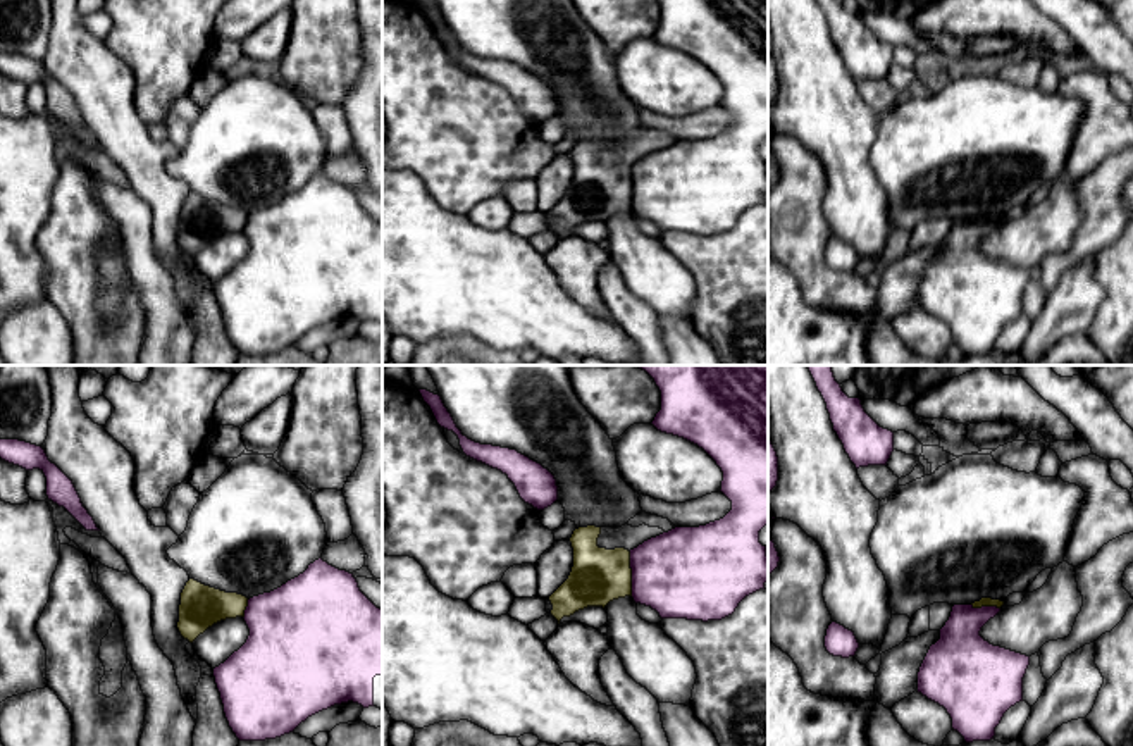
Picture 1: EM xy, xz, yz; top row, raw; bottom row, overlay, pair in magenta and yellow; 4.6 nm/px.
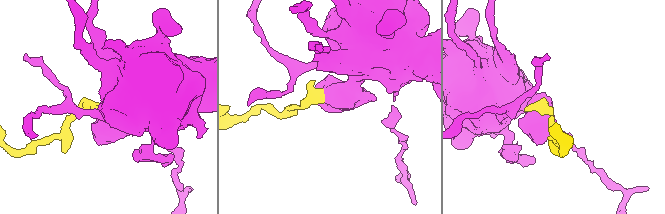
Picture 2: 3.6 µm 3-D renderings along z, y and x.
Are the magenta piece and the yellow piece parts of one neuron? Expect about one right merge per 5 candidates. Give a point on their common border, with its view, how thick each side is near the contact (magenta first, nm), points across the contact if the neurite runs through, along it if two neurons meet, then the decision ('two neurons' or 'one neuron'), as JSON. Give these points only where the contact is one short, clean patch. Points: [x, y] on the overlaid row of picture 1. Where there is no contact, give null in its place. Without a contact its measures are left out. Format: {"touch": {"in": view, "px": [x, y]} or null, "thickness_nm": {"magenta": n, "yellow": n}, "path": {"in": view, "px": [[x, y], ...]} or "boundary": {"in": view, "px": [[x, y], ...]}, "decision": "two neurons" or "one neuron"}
{"touch": {"in": "xz", "px": [632, 574]}, "thickness_nm": {"magenta": 420, "yellow": 260}, "boundary": {"in": "xz", "px": [[629, 552], [632, 595]]}, "decision": "two neurons"}

